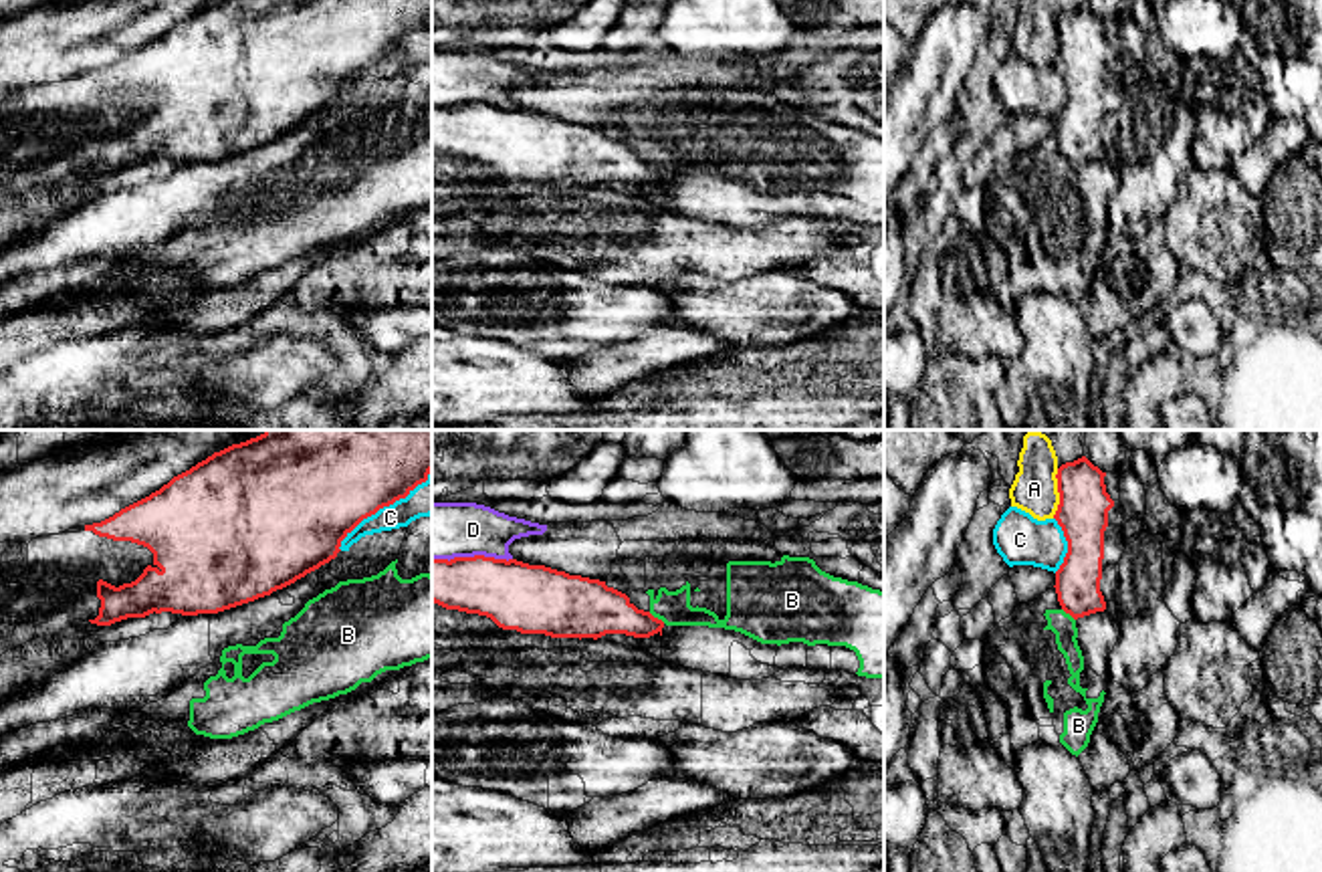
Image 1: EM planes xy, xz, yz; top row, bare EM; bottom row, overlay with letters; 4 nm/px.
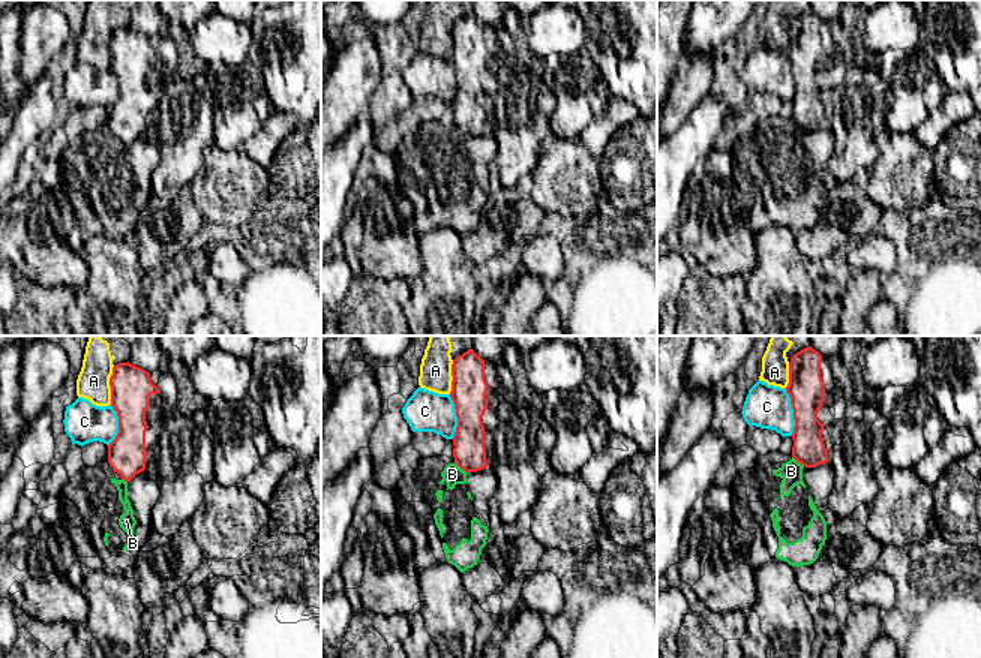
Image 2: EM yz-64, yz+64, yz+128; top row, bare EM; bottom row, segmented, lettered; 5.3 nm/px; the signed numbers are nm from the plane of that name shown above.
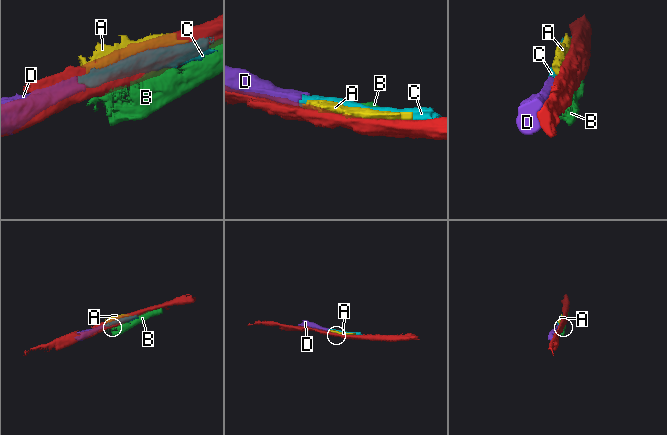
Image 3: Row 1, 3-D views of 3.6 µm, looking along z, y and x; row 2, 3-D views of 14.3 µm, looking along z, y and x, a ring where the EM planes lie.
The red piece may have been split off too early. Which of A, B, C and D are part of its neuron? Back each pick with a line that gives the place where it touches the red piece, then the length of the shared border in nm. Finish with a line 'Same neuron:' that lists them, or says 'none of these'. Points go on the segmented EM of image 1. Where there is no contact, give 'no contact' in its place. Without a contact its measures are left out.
Same neuron: none of these

